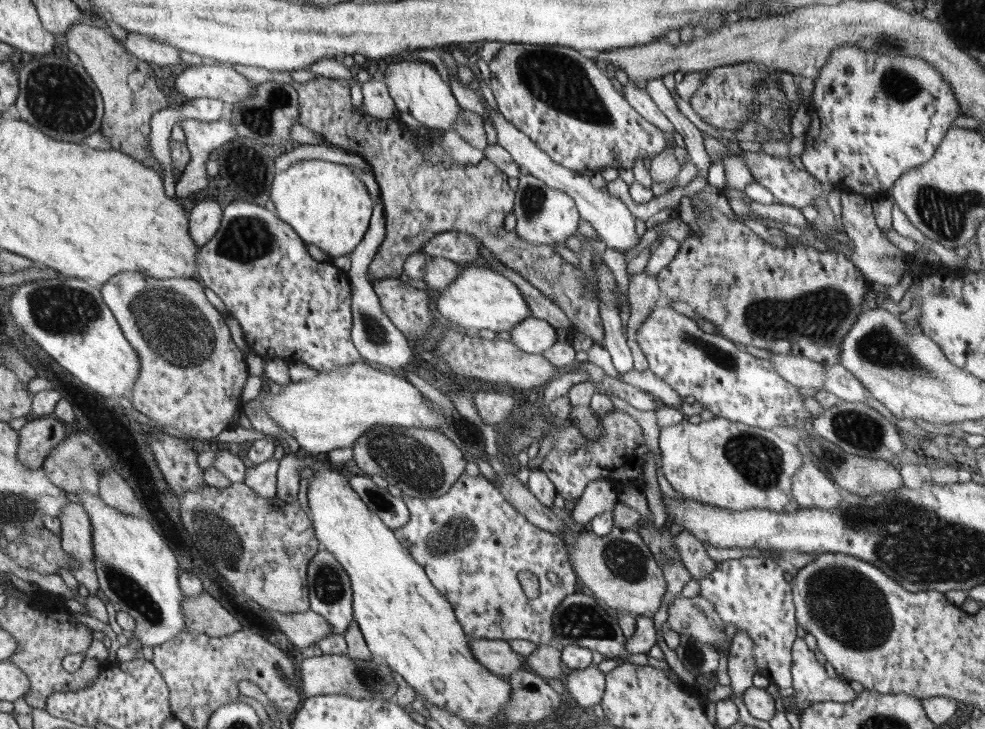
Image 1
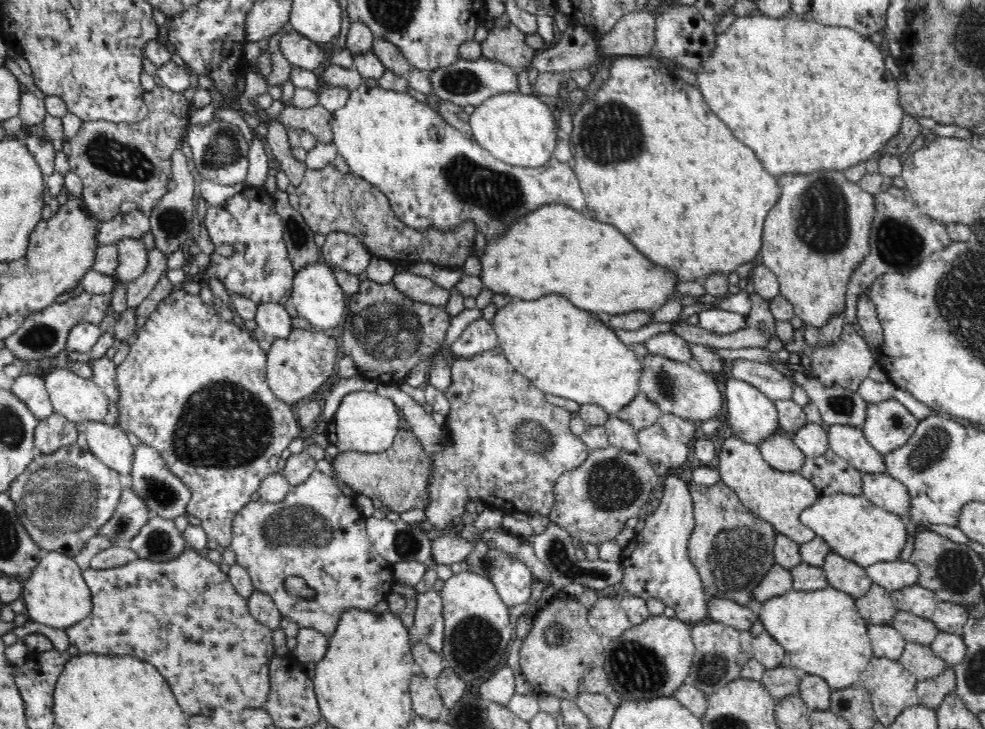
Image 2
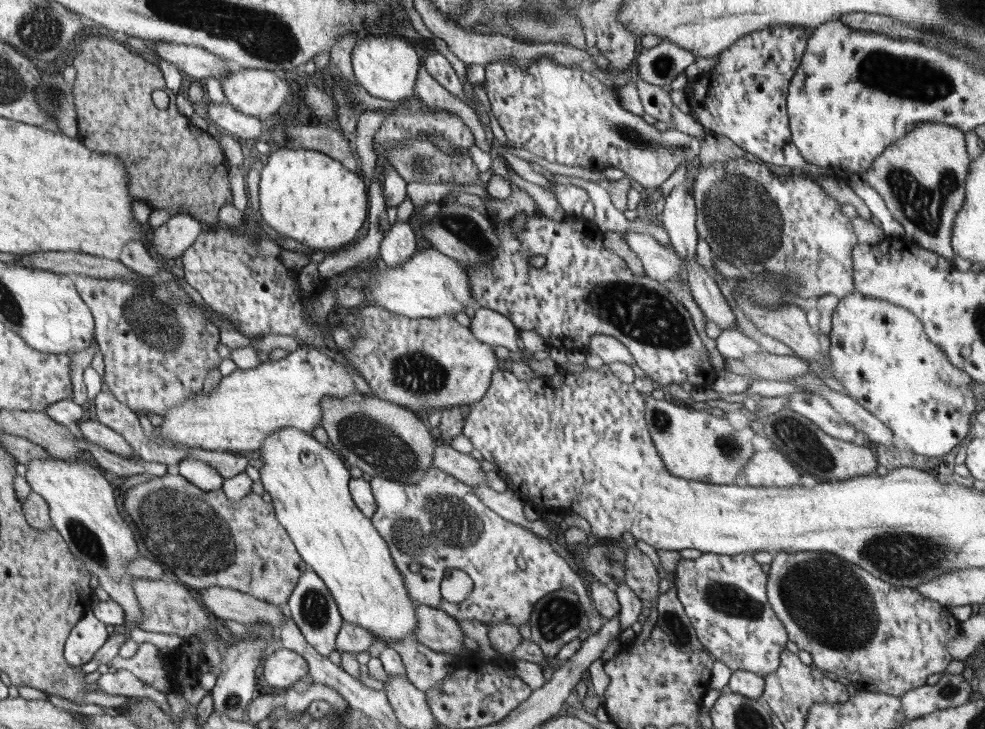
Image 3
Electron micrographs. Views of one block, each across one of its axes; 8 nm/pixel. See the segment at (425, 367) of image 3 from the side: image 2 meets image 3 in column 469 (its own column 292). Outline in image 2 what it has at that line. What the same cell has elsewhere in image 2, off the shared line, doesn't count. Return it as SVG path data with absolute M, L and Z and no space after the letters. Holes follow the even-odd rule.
M294 328L288 338L278 338L266 354L266 382L276 398L294 406L298 400L314 394L334 374L336 358L338 344L334 338L324 336L324 330L308 332Z

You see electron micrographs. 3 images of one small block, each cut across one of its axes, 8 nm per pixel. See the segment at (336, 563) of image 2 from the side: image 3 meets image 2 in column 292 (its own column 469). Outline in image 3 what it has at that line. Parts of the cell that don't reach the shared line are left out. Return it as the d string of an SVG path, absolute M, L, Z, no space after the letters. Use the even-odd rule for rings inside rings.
M431 468L413 486L375 476L369 488L377 506L371 526L389 544L395 566L403 576L403 586L415 604L441 610L459 620L505 622L519 628L529 622L539 598L557 590L573 590L589 620L591 634L599 632L603 618L591 606L577 572L551 550L547 540L505 522L489 506L483 506L471 486ZM449 570L463 570L473 580L473 590L461 604L447 604L441 598L439 584Z

